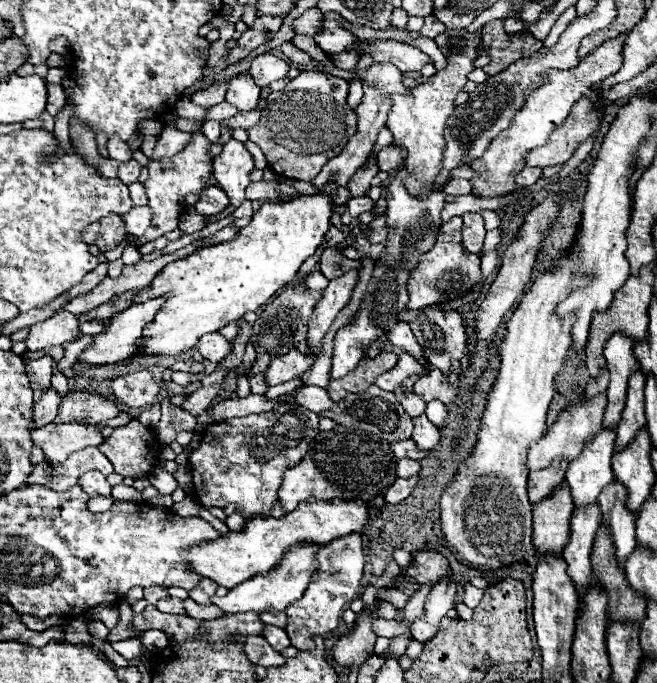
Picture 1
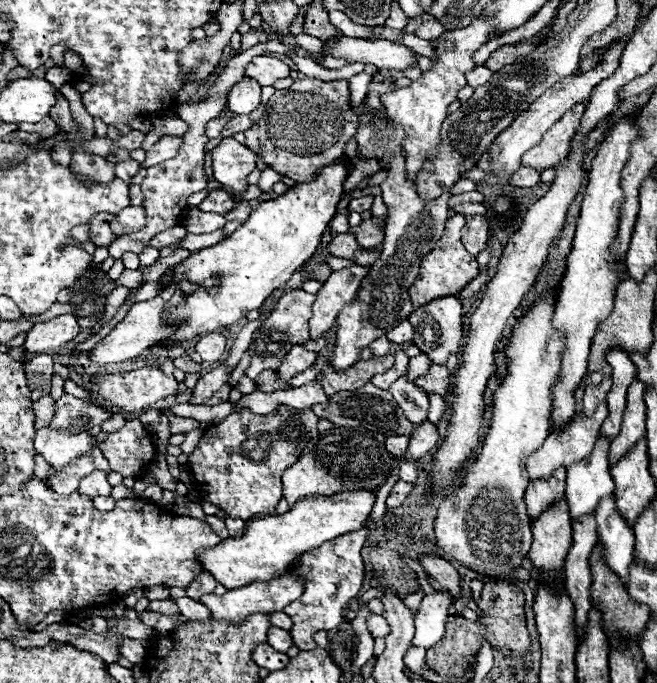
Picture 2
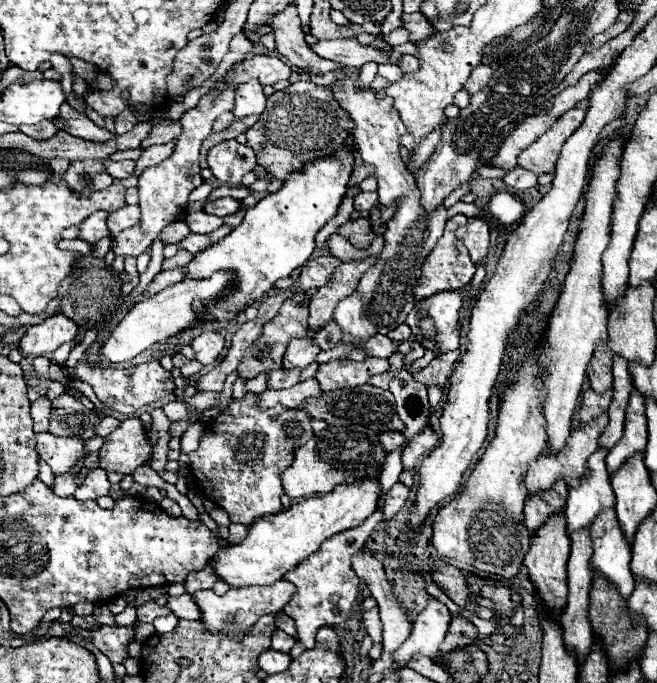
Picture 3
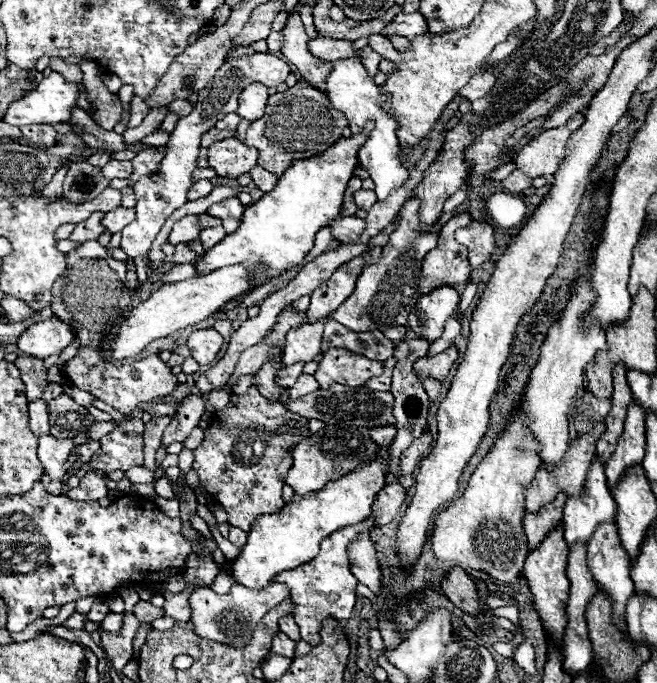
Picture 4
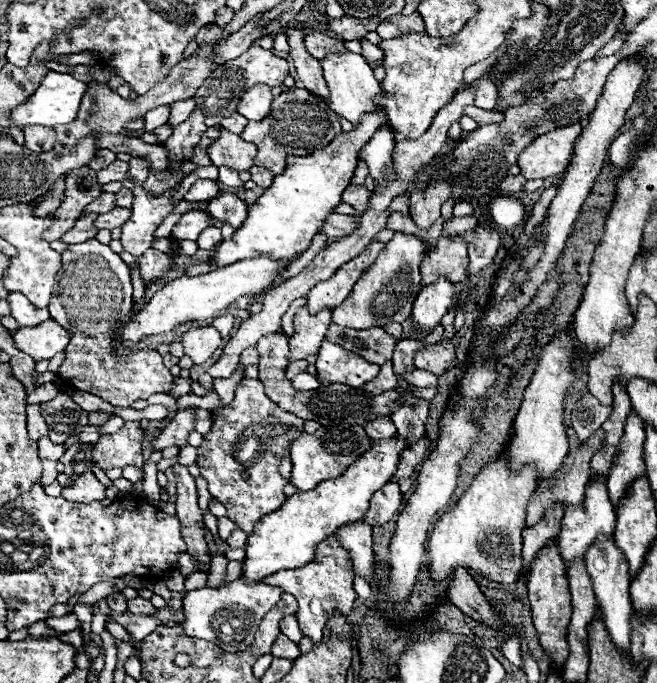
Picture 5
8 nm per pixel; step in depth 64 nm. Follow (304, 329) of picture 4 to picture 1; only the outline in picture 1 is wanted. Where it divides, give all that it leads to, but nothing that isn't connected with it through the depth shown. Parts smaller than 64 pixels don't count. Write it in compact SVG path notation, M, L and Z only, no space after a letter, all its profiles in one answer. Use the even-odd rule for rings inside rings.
M290 350L288 354L270 362L270 366L266 370L266 384L276 386L282 382L294 380L300 374L304 374L312 364L314 364L314 356L300 354L298 350Z

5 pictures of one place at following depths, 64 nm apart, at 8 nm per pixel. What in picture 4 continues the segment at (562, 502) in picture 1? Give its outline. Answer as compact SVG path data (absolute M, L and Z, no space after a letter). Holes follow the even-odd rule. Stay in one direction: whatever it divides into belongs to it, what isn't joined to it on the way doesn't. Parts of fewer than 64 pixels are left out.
M560 522L558 530L554 530L552 534L548 534L548 538L544 538L544 542L540 542L538 550L530 550L524 562L524 570L522 574L528 580L528 586L532 590L532 600L534 600L534 608L542 620L544 630L550 634L550 638L554 642L558 642L562 646L562 634L566 628L566 602L568 602L568 592L570 592L570 584L566 578L566 558L568 558L568 544L564 542L564 526Z

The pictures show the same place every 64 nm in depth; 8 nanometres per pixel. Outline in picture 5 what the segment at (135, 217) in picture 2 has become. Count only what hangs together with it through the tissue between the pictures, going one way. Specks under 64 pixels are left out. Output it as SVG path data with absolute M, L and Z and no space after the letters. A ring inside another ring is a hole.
M114 208L114 210L106 212L106 214L100 214L98 220L94 222L94 226L100 228L100 230L102 230L102 228L114 230L114 228L124 226L124 224L130 220L130 216L132 216L132 210L130 210L130 208Z

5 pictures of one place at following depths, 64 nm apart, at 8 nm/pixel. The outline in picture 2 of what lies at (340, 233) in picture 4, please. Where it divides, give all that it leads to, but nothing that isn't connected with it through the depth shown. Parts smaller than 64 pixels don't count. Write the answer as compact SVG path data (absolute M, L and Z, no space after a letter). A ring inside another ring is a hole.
M370 218L364 220L360 226L350 228L356 234L356 240L362 248L374 248L378 244L384 242L384 232L380 228L380 220L378 218Z

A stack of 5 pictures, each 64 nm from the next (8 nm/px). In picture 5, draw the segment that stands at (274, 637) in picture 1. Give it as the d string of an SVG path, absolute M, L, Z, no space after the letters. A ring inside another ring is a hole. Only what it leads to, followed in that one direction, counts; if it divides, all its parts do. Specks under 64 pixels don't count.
M280 634L280 636L276 638L274 646L272 646L272 656L274 656L274 658L294 660L294 658L300 656L300 650L298 650L298 646L296 646L292 640L288 640L284 634Z

